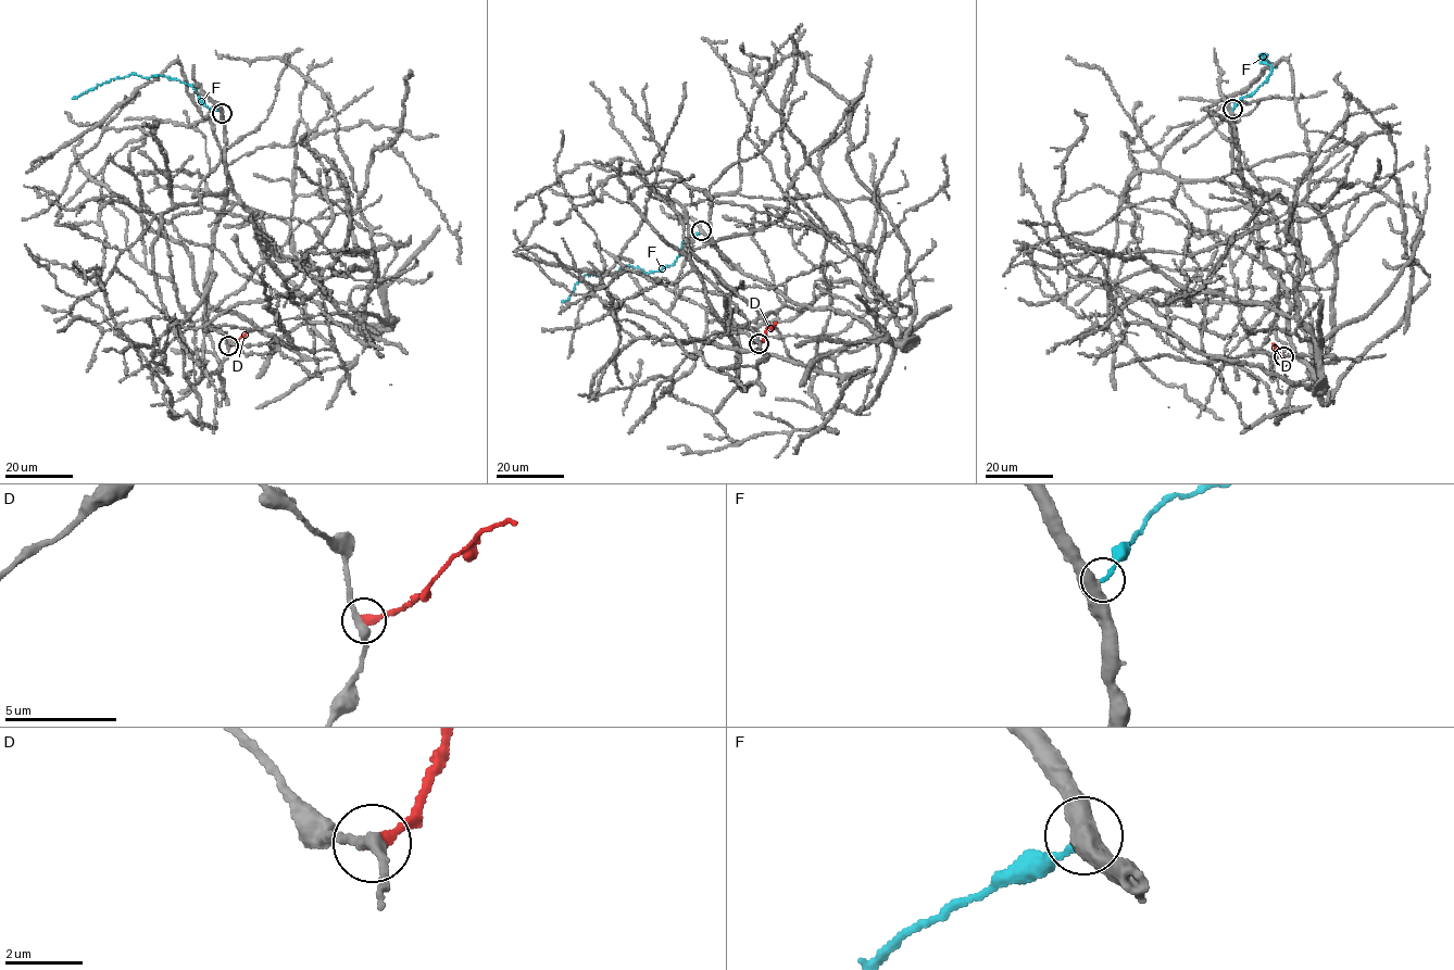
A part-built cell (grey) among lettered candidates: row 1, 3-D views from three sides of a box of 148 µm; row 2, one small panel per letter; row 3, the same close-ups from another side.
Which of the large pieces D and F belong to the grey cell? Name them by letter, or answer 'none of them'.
none of them

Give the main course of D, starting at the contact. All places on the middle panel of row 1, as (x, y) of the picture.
D: (759, 343), (766, 329), (776, 322)

